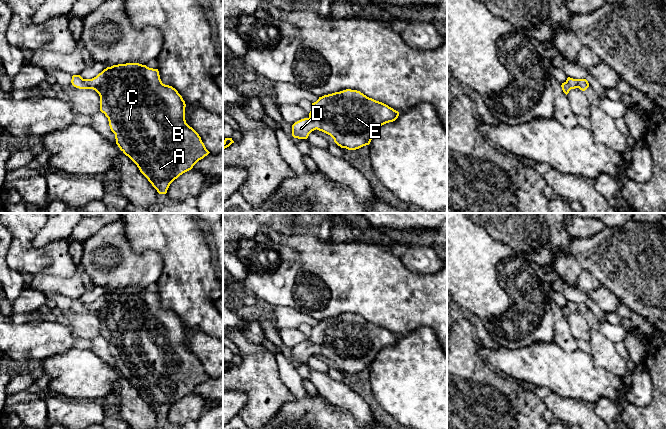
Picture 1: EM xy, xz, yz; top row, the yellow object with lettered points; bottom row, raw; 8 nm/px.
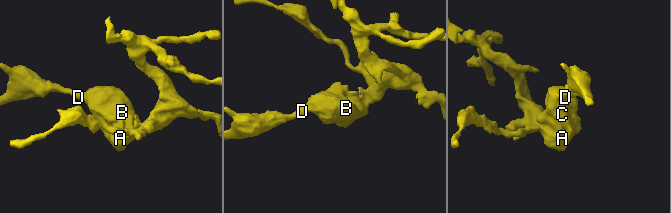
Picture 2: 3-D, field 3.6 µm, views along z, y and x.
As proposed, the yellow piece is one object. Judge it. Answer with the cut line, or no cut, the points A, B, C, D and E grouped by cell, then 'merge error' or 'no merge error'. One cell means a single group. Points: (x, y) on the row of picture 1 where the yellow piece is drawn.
no cut | A B C D E | no merge error

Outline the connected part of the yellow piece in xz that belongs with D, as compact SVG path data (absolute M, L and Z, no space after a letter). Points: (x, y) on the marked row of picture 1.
M346 89L312 103L309 117L292 125L292 136L307 139L317 129L330 135L341 148L356 150L369 145L378 129L398 116L399 112L388 105Z

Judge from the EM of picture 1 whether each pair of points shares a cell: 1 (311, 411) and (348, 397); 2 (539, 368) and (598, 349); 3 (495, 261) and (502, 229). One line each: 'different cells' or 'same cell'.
1: different cells
2: different cells
3: different cells

